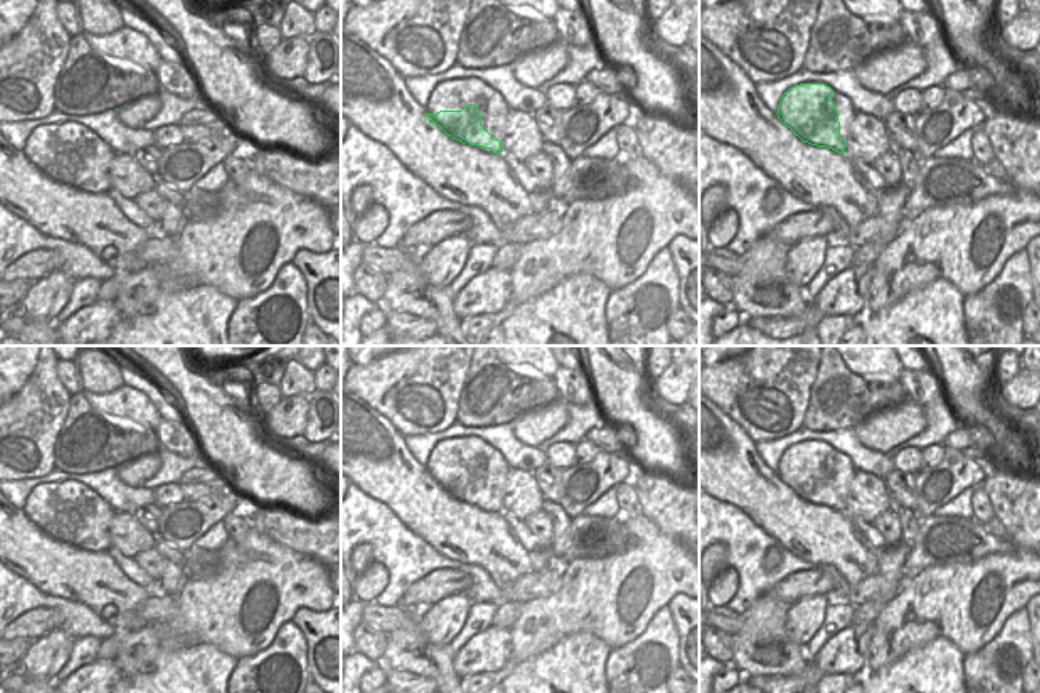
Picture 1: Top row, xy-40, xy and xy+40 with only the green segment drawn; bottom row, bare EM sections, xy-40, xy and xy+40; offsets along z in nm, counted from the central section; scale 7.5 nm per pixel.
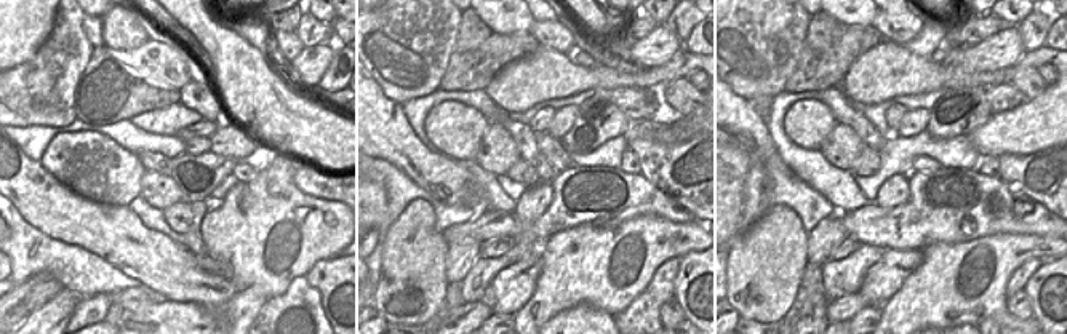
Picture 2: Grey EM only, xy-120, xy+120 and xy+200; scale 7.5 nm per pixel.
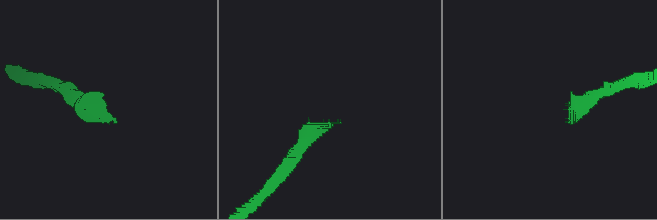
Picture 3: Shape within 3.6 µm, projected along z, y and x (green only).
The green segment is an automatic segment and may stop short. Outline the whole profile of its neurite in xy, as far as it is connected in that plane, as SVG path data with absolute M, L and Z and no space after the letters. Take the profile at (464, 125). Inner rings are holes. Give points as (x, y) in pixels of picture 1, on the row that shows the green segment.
M475 104L464 107L462 110L440 110L437 114L426 114L429 123L435 123L446 134L440 134L434 130L419 130L411 133L408 126L411 122L405 123L402 130L405 136L416 146L421 152L429 149L429 144L434 142L440 152L446 149L462 147L466 142L470 146L478 146L491 149L493 154L501 154L501 141L494 139L488 130L482 126L480 110Z

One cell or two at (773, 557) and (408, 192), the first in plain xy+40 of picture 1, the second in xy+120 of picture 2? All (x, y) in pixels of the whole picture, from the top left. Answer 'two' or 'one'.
two

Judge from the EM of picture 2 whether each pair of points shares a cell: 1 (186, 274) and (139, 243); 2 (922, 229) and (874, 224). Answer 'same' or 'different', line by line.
1: same
2: same

